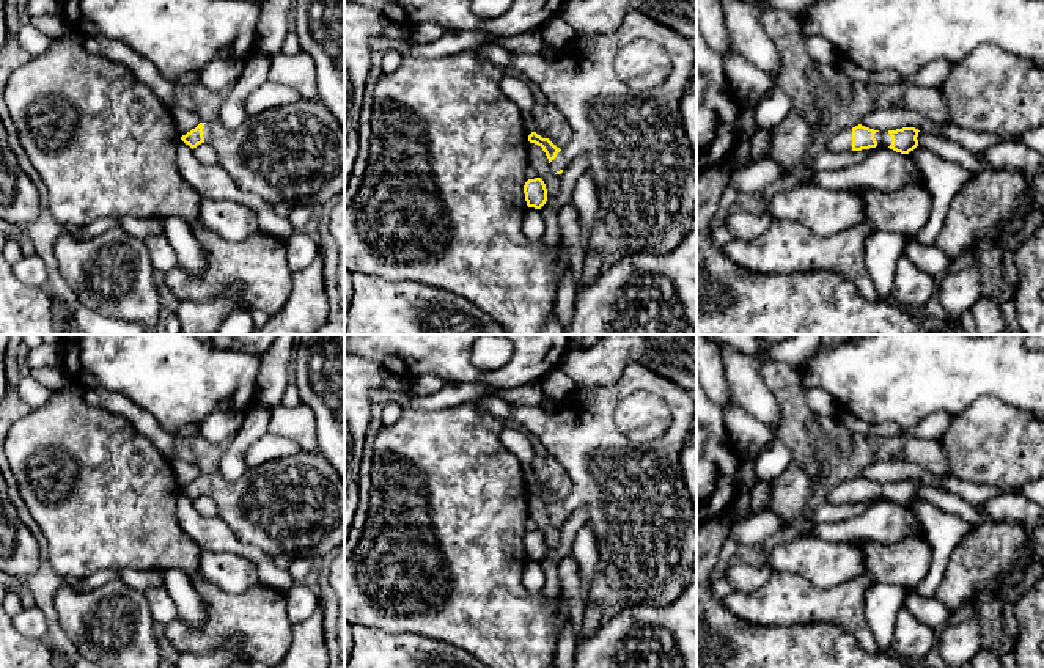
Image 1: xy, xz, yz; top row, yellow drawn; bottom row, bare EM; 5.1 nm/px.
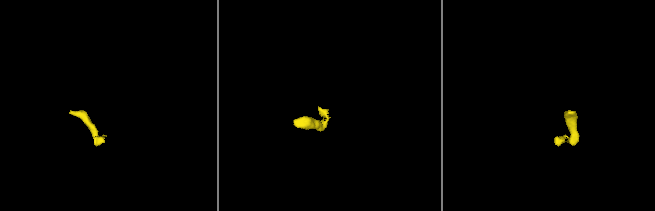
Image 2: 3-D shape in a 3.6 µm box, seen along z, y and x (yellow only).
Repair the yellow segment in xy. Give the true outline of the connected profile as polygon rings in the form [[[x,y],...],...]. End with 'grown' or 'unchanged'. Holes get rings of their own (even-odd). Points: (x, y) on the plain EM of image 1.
[[[299,451],[285,457],[264,462],[234,479],[225,479],[220,473],[200,475],[181,489],[192,501],[208,495],[219,508],[219,517],[248,545],[261,549],[269,558],[285,555],[291,560],[308,558],[324,564],[344,547],[344,481],[336,470],[319,453]]] | grown

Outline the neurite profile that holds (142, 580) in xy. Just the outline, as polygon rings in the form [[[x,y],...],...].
[[[121,569],[118,578],[129,585],[134,589],[142,593],[149,588],[164,585],[162,572],[157,569],[151,571],[135,571],[135,569]]]

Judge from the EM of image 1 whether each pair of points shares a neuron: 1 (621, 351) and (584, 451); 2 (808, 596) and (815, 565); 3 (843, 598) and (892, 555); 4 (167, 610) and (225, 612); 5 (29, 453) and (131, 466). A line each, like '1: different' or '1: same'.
1: different
2: different
3: different
4: different
5: same

